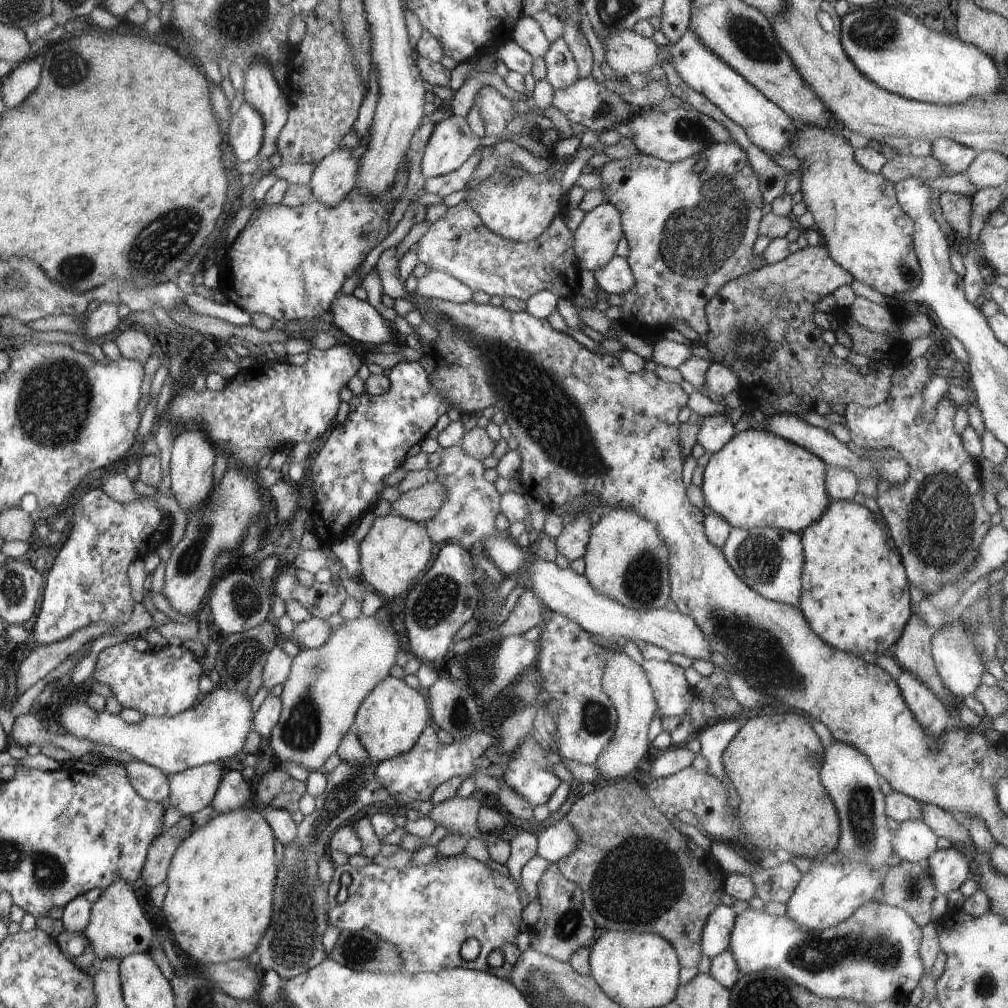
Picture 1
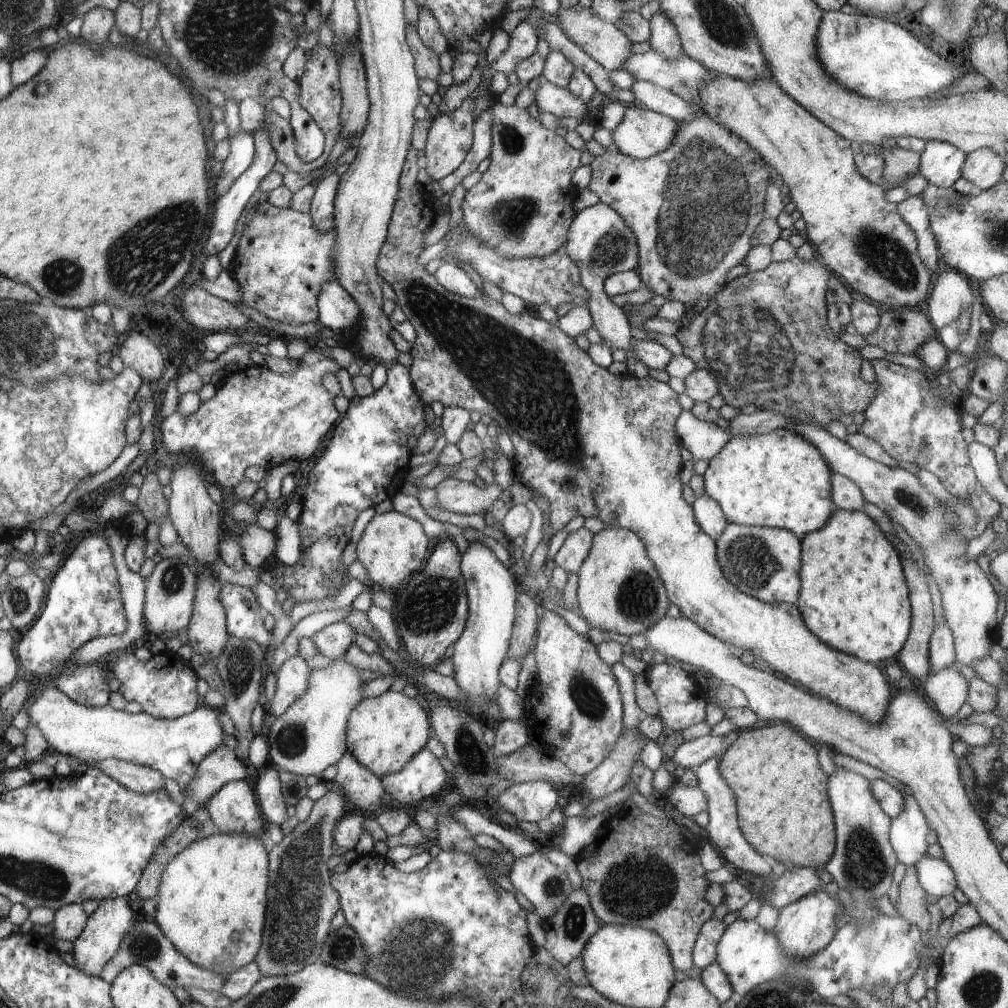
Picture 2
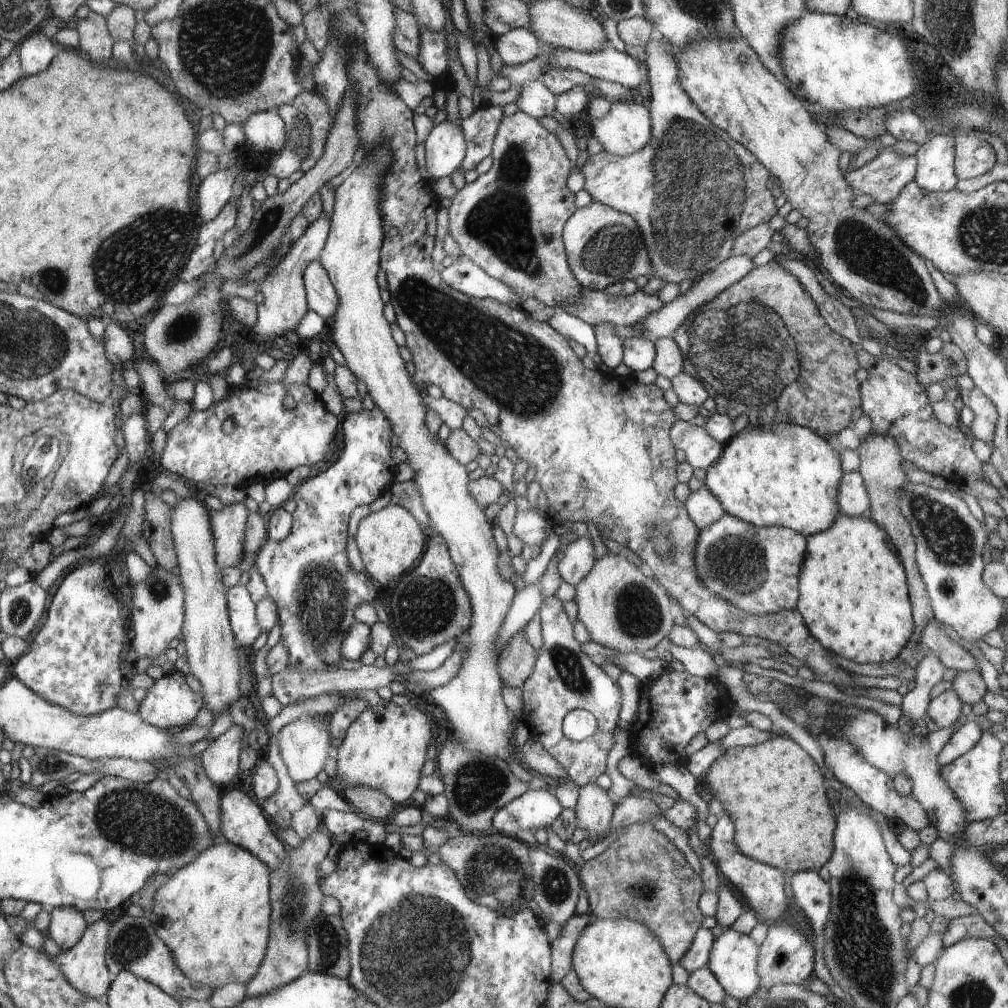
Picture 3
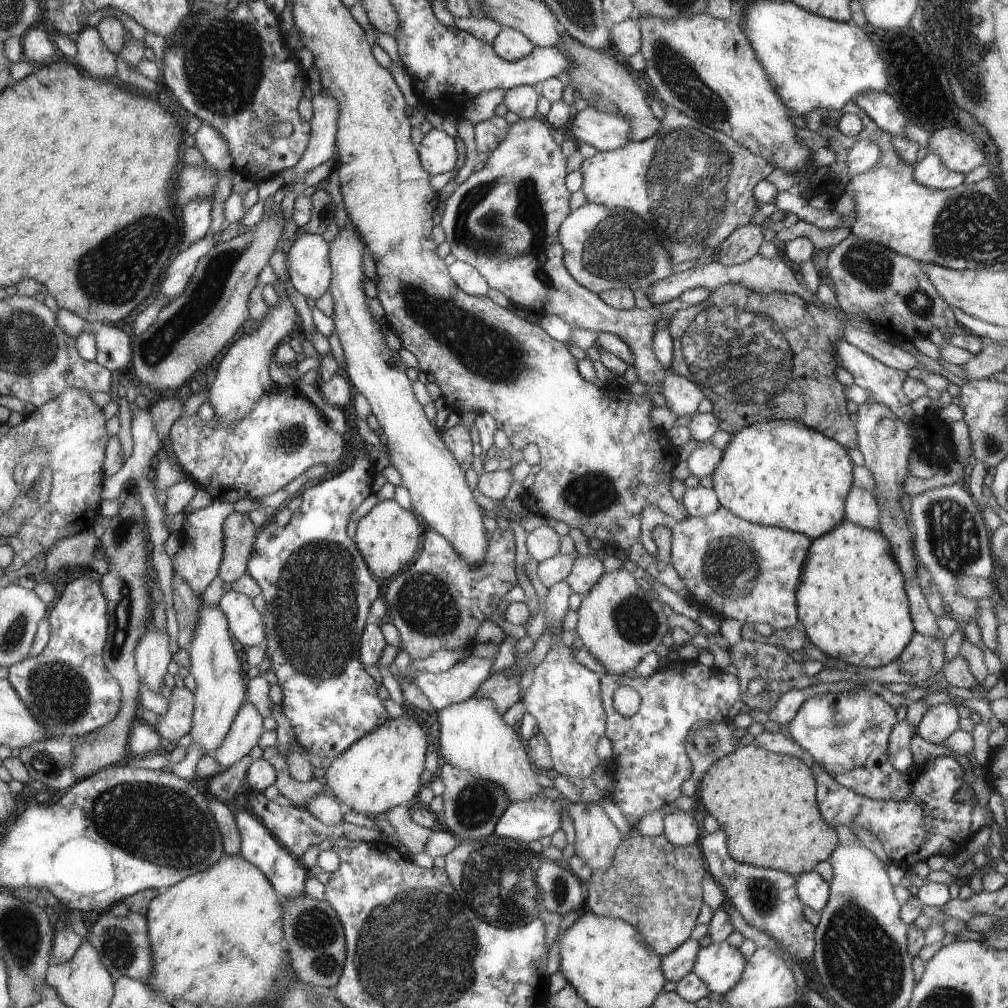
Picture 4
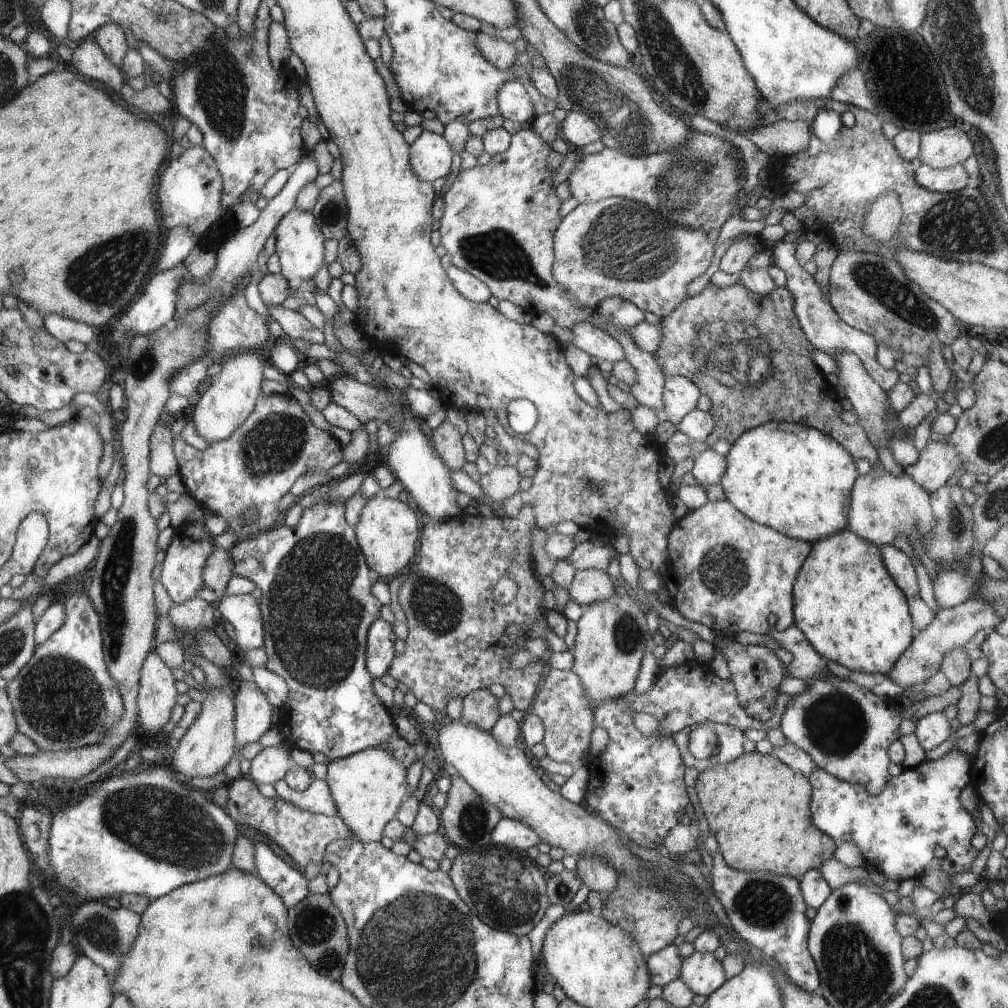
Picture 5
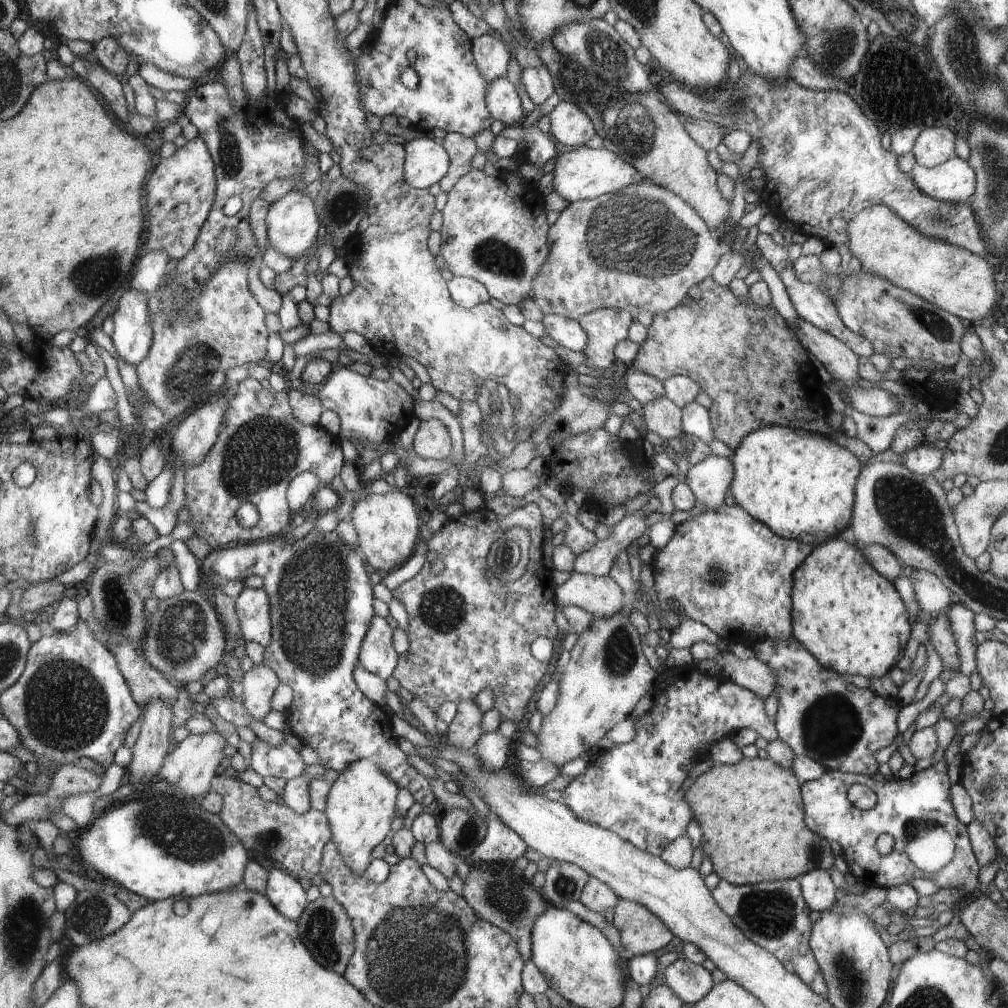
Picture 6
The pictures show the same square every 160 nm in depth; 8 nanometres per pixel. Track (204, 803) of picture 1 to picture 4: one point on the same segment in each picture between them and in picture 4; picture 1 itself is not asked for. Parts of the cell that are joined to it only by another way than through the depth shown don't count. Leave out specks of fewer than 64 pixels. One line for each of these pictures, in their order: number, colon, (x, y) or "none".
2: (222, 765)
3: (220, 760)
4: (247, 728)

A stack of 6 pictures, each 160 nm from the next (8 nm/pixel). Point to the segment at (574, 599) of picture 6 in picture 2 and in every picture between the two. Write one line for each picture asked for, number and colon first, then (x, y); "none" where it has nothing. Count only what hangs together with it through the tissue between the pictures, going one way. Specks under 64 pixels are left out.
2: (577, 545)
3: (578, 560)
4: (587, 570)
5: (589, 586)

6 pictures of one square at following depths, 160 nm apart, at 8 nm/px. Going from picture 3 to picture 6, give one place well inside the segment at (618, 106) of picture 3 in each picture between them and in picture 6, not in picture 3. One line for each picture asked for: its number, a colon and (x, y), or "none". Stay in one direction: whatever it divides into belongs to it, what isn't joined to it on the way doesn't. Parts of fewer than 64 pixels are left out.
4: (604, 131)
5: (577, 128)
6: (570, 125)

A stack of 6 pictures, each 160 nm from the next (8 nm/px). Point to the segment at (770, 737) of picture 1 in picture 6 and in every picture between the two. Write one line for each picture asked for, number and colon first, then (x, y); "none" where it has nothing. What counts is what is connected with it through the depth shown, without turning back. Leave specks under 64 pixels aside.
2: (784, 812)
3: (774, 792)
4: (765, 803)
5: (758, 808)
6: (751, 816)

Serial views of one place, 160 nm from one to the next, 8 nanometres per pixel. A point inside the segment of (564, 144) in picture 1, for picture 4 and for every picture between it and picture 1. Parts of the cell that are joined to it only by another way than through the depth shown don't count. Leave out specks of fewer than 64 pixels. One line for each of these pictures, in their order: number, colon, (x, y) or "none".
2: (522, 206)
3: (510, 220)
4: (504, 220)

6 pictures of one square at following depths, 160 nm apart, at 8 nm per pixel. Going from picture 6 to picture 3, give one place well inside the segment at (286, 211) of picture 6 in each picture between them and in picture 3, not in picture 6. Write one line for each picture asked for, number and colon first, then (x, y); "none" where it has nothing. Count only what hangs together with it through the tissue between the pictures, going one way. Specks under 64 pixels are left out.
3: (321, 294)
4: (308, 261)
5: (299, 244)

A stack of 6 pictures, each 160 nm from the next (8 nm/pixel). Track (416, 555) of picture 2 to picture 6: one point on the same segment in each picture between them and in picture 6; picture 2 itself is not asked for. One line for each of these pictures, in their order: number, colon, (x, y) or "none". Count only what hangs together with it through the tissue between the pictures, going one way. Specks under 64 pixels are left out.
3: (390, 540)
4: (388, 536)
5: (388, 530)
6: (387, 527)

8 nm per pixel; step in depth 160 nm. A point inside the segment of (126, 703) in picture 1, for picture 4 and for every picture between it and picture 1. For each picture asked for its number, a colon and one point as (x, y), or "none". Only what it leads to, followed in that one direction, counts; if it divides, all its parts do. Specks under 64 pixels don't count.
2: (164, 694)
3: (170, 705)
4: (178, 721)

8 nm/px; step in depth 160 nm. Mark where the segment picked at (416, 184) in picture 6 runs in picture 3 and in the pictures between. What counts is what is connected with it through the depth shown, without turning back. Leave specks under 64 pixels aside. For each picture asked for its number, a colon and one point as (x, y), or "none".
3: (445, 147)
4: (438, 151)
5: (431, 155)

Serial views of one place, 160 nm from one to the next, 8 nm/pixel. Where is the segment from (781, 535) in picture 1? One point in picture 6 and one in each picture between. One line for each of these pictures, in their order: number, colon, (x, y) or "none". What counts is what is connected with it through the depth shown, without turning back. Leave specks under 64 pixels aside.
2: (764, 562)
3: (756, 568)
4: (733, 568)
5: (725, 571)
6: (727, 570)

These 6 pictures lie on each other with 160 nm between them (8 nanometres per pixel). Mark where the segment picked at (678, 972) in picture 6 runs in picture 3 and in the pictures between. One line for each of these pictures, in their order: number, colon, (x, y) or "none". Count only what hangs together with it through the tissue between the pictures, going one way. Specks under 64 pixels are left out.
3: (733, 958)
4: (720, 965)
5: (701, 972)

